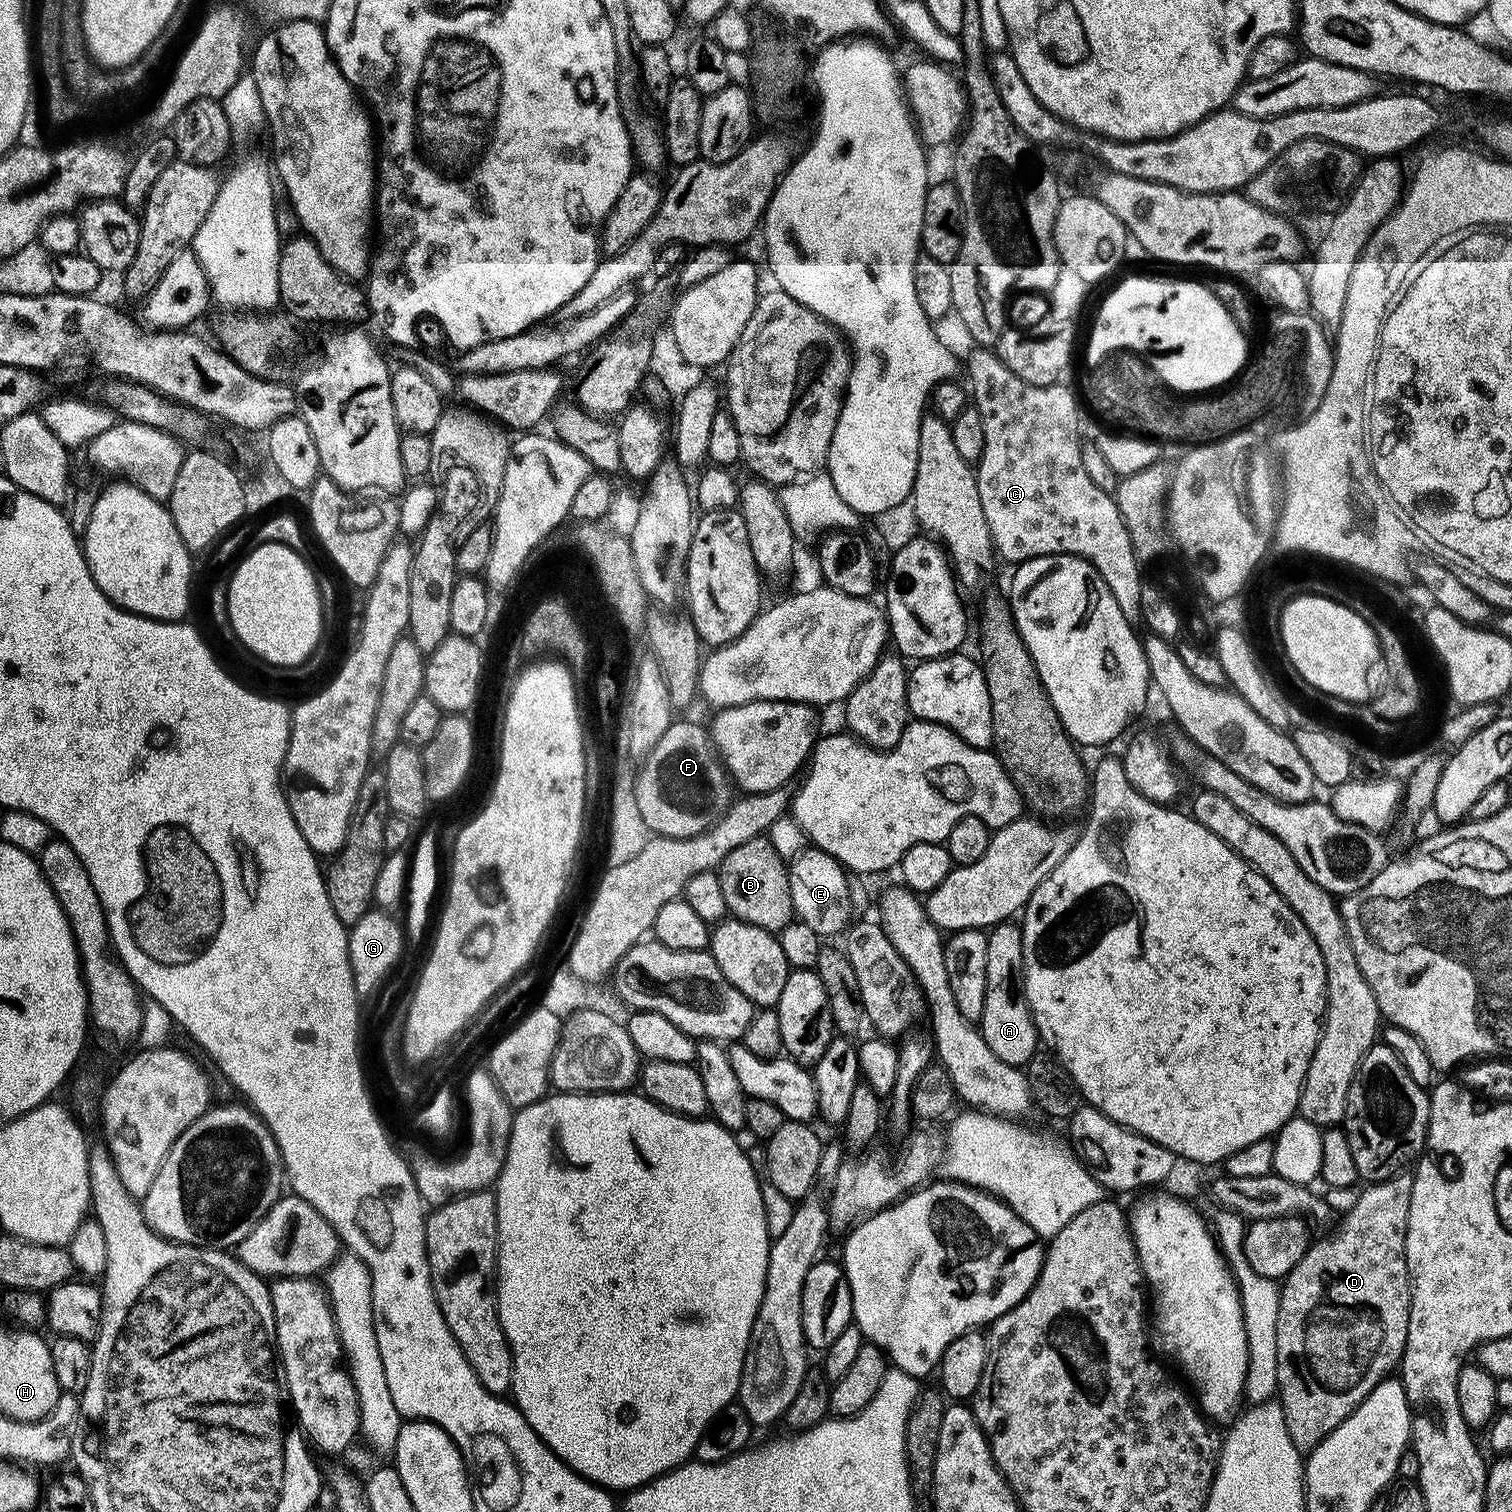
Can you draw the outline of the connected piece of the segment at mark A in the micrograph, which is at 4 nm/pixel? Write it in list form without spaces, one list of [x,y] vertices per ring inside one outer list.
[[[1005,922],[995,925],[988,932],[986,946],[986,1006],[982,1006],[982,1018],[978,1027],[986,1046],[1002,1058],[1002,1062],[1017,1066],[1027,1065],[1037,1055],[1038,1037],[1036,1023],[1022,991],[1024,979],[1024,947],[1020,924]]]

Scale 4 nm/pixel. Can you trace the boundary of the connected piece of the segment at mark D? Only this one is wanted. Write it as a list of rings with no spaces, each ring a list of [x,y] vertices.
[[[1401,1170],[1388,1180],[1372,1182],[1368,1188],[1352,1204],[1352,1209],[1345,1214],[1337,1226],[1336,1232],[1329,1234],[1325,1240],[1309,1243],[1306,1254],[1290,1270],[1290,1274],[1285,1276],[1280,1289],[1280,1305],[1278,1306],[1278,1322],[1276,1323],[1276,1361],[1278,1370],[1276,1371],[1276,1390],[1282,1410],[1284,1411],[1284,1421],[1286,1430],[1290,1430],[1290,1438],[1294,1446],[1302,1454],[1313,1452],[1341,1422],[1349,1416],[1352,1411],[1361,1404],[1362,1401],[1386,1379],[1389,1379],[1397,1371],[1402,1354],[1406,1350],[1406,1330],[1410,1322],[1410,1306],[1412,1305],[1412,1285],[1408,1282],[1408,1267],[1406,1266],[1406,1230],[1408,1229],[1408,1219],[1410,1218],[1410,1190],[1412,1189],[1412,1176],[1407,1171]]]

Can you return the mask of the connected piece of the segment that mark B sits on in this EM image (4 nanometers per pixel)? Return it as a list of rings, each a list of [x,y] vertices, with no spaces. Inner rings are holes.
[[[767,835],[756,836],[737,846],[718,867],[722,898],[726,898],[729,917],[778,934],[794,919],[790,898],[790,878],[785,857],[774,850]]]

